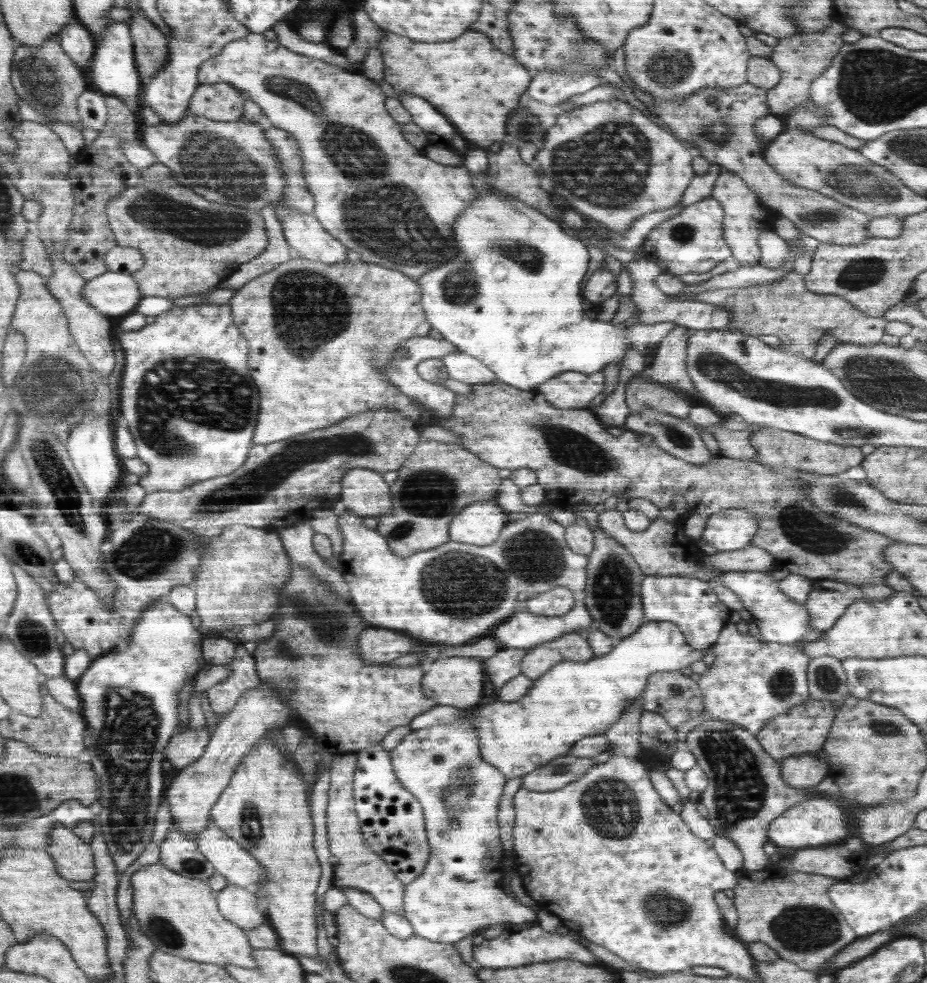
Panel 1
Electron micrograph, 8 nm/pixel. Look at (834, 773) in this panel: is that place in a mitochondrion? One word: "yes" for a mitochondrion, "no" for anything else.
no

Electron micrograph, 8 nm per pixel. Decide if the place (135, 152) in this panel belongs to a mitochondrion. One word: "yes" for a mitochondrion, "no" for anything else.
no

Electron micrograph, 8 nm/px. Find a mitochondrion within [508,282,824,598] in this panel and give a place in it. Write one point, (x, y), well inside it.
(571, 448)

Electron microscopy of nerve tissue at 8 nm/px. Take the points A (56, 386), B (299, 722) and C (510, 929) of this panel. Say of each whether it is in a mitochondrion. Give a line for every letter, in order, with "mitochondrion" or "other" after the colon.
A: mitochondrion
B: other
C: other

